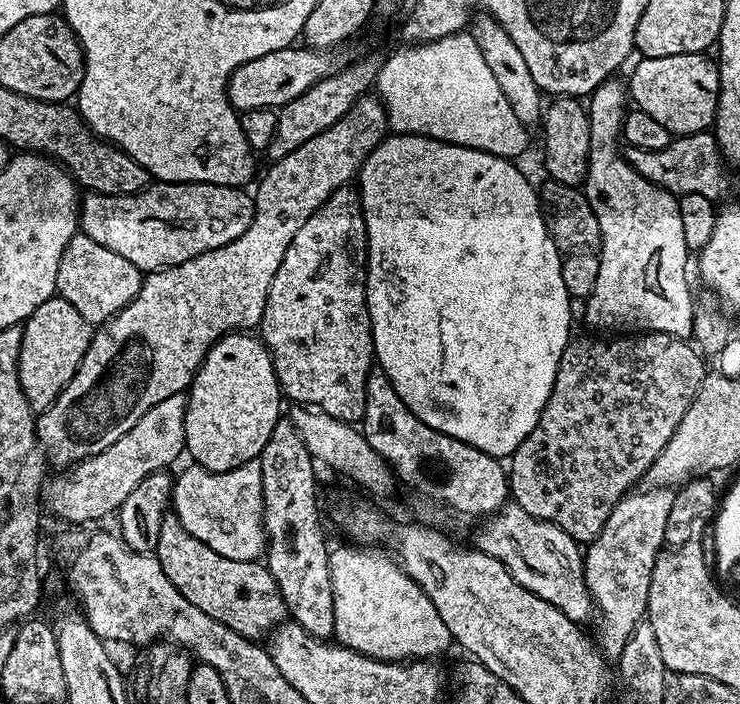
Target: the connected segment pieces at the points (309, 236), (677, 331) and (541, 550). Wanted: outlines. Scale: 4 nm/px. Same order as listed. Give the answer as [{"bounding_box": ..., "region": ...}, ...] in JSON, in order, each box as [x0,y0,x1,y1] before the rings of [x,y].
[{"bounding_box":[258,186,374,424],"region":[[[345,186],[334,190],[330,198],[294,234],[294,242],[286,250],[282,258],[282,266],[278,266],[278,274],[274,274],[274,282],[270,282],[270,290],[266,298],[264,313],[258,325],[259,335],[268,347],[268,353],[272,356],[272,365],[276,371],[276,380],[280,384],[280,391],[300,406],[319,408],[327,416],[333,416],[339,420],[345,420],[348,424],[356,424],[363,421],[366,410],[366,378],[374,367],[374,353],[372,351],[372,323],[368,313],[368,293],[366,291],[366,273],[368,270],[368,235],[366,234],[366,222],[364,211],[360,209],[360,194],[355,187]]]},{"bounding_box":[582,78,696,340],"region":[[[616,78],[601,82],[587,101],[590,121],[590,154],[588,155],[588,176],[582,190],[598,218],[600,247],[598,255],[598,278],[594,278],[594,290],[584,300],[585,325],[597,328],[600,334],[639,334],[657,332],[670,334],[679,340],[692,336],[696,321],[696,304],[688,289],[688,256],[686,237],[682,234],[682,214],[678,214],[679,199],[664,188],[654,186],[638,170],[634,170],[624,159],[621,149],[616,149],[616,140],[621,139],[626,115],[626,88]]]},{"bounding_box":[475,502,590,622],"region":[[[514,502],[505,503],[481,524],[484,525],[476,532],[475,547],[490,554],[490,558],[498,558],[498,562],[502,562],[502,566],[506,566],[509,574],[526,586],[526,590],[562,610],[566,618],[584,622],[588,612],[590,616],[582,548],[574,538],[570,538],[570,534],[566,534],[566,530],[558,530],[558,526],[550,522],[535,520]]]}]

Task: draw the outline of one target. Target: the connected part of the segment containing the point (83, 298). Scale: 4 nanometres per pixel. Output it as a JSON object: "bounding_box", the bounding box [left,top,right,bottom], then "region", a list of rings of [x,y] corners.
{"bounding_box":[56,234,144,326],"region":[[[77,234],[70,238],[66,250],[62,250],[62,262],[58,262],[58,278],[56,290],[60,297],[86,322],[99,326],[116,316],[138,294],[144,276],[134,262],[126,262],[122,254],[114,254],[114,250],[106,250],[106,246],[98,246],[94,238]]]}

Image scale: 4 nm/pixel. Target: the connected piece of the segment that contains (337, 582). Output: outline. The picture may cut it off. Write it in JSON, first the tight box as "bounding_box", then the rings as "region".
{"bounding_box":[330,546,453,662],"region":[[[376,546],[340,548],[330,555],[332,585],[334,586],[334,636],[345,648],[353,648],[375,660],[411,662],[417,658],[436,658],[453,643],[442,614],[430,602],[430,598],[410,577],[403,567],[387,551],[379,552]]]}

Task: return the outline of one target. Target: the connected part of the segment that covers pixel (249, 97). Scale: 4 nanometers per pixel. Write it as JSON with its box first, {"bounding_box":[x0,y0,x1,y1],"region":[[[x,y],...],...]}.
{"bounding_box":[228,46,346,113],"region":[[[276,46],[273,52],[264,52],[261,51],[259,54],[261,56],[256,56],[253,58],[245,59],[242,66],[238,66],[234,71],[232,71],[232,76],[228,80],[228,101],[232,103],[233,108],[236,109],[237,113],[249,112],[250,110],[258,110],[259,108],[271,108],[273,110],[279,110],[284,107],[285,104],[288,104],[294,98],[298,98],[302,94],[306,94],[306,90],[310,90],[310,86],[314,86],[318,81],[325,80],[327,76],[335,76],[341,68],[345,67],[346,59],[344,60],[344,51],[343,47],[338,48],[326,48],[323,50],[313,50],[307,46],[301,46],[301,48],[292,48],[296,46]]]}

